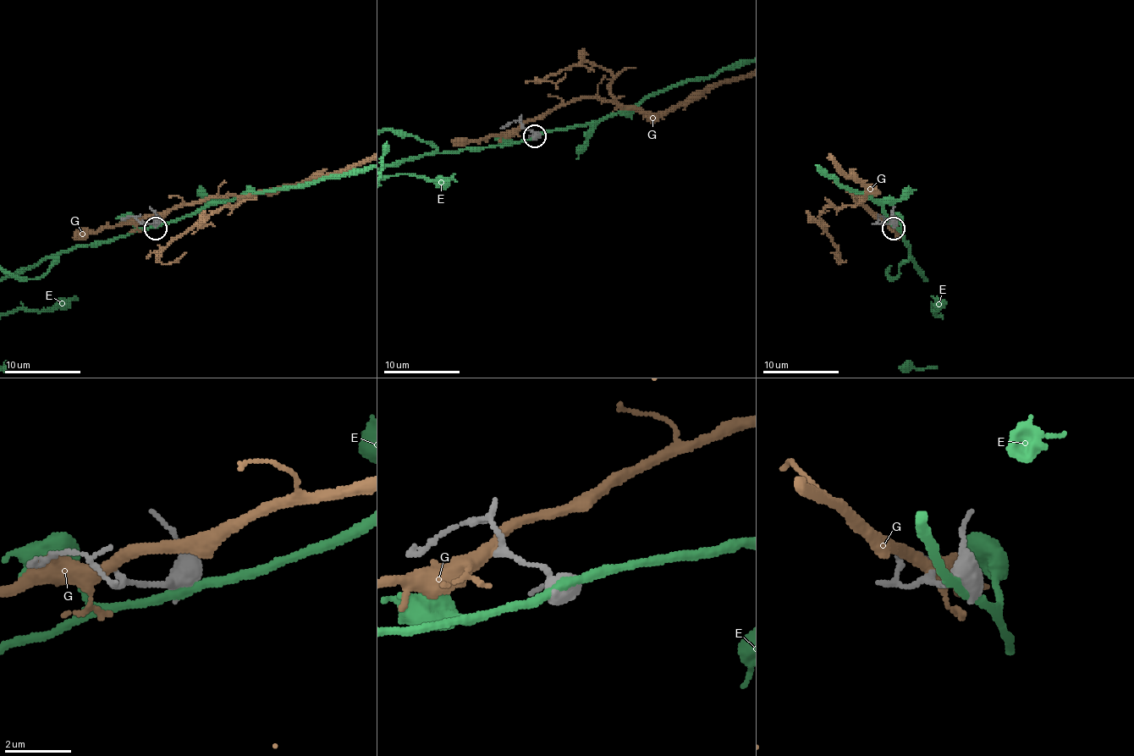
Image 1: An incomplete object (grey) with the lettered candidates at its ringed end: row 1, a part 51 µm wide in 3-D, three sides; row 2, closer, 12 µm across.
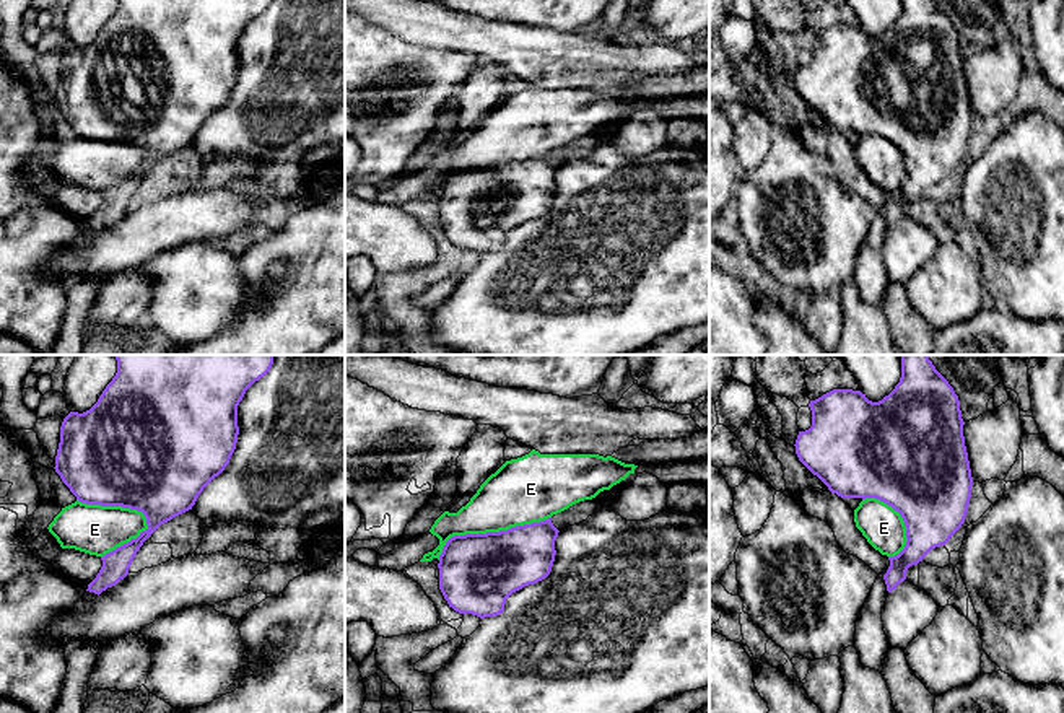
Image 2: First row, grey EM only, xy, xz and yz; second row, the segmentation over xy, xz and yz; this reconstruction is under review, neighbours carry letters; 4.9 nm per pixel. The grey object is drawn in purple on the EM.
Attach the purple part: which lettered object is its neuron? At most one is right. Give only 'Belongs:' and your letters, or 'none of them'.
Belongs: none of them

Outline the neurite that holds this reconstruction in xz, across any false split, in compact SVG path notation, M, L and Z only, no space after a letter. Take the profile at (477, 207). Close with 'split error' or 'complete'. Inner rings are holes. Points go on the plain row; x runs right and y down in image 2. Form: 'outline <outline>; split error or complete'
outline M552 153L508 166L451 173L439 190L439 225L459 249L503 249L506 234L547 213L558 164Z; complete

